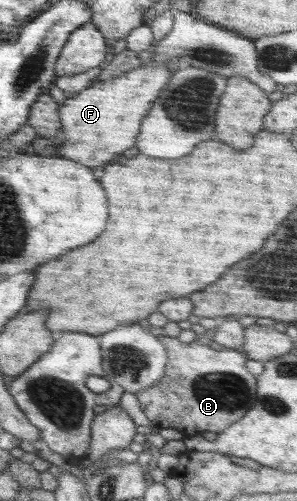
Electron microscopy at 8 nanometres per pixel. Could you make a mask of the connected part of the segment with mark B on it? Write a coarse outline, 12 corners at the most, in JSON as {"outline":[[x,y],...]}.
{"outline":[[157,337],[164,376],[135,393],[182,439],[256,404],[244,352]]}

